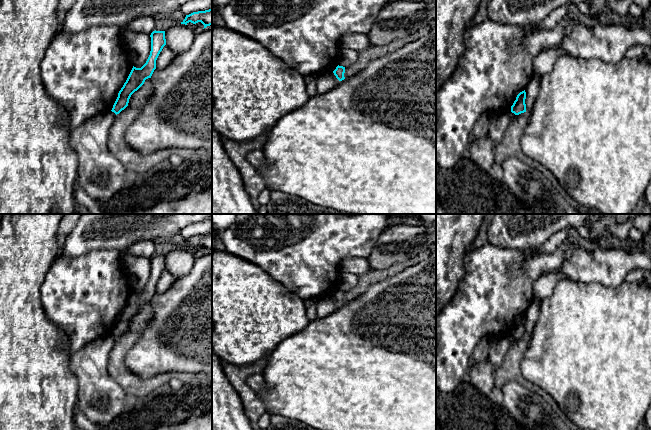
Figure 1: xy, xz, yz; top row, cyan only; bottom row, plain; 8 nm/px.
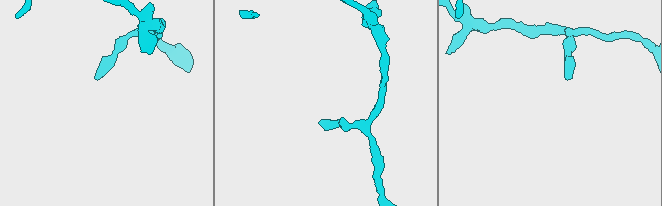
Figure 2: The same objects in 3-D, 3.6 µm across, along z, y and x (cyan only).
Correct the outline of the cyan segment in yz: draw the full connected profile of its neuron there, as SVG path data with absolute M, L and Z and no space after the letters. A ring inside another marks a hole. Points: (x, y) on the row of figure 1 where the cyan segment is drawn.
M524 90L517 95L516 100L511 106L511 112L514 113L515 115L519 115L521 113L526 112L525 99L526 99L526 92Z

